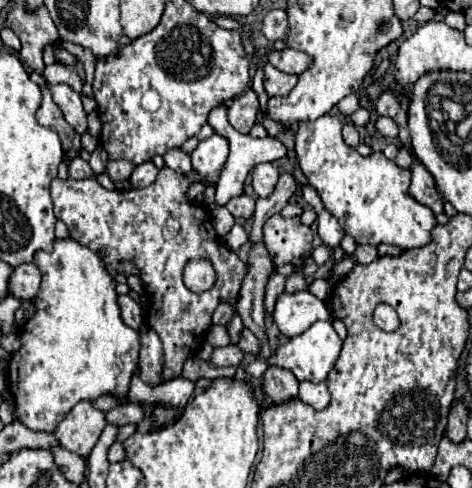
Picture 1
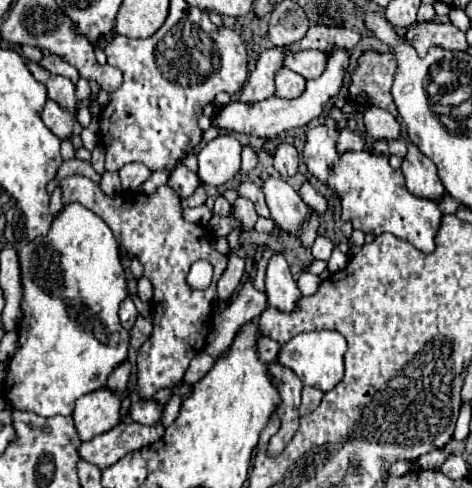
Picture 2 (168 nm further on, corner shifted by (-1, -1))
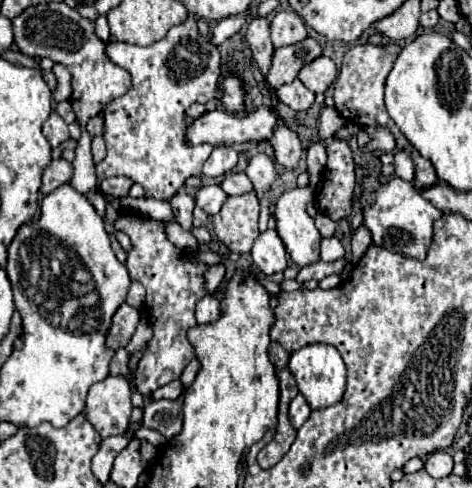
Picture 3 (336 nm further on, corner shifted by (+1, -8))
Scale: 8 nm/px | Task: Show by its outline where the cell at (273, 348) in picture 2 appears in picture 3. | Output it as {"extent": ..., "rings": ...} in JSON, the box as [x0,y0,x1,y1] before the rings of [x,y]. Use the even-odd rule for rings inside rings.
{"extent":[271,342,289,370],"rings":[[[277,342],[271,344],[271,362],[273,362],[273,366],[277,370],[283,370],[287,366],[287,362],[289,362],[289,352],[285,352]]]}

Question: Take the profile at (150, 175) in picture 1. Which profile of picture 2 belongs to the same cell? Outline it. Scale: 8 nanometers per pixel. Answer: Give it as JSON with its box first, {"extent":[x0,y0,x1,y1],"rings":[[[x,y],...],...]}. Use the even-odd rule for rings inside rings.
{"extent":[119,163,151,191],"rings":[[[129,163],[119,171],[119,175],[125,191],[137,191],[151,177],[151,171],[141,163]]]}

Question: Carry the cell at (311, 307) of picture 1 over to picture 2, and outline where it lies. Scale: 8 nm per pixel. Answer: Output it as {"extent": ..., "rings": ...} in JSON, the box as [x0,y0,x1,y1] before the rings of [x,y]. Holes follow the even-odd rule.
{"extent":[265,255,303,313],"rings":[[[275,255],[267,265],[265,293],[273,309],[279,309],[283,313],[293,313],[299,309],[303,295],[297,287],[297,281],[291,277],[289,265],[283,255]]]}

